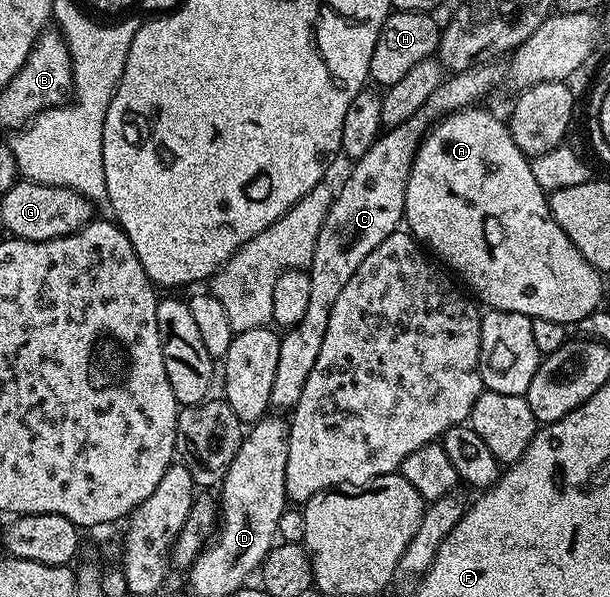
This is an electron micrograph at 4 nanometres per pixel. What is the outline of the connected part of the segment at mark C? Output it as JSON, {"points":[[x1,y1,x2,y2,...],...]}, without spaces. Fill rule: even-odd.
{"points":[[496,61,479,62,469,70,458,70,450,73,435,92,403,124,386,129,363,152,361,158,352,163,349,175,345,178,341,190,336,191,331,208,323,220,323,228,319,228,319,240,315,240,315,252,311,264,307,267,311,280,311,297,307,303,307,312,299,324,288,327,281,334,279,348,279,368,275,368,275,384,271,388,270,403,274,407,282,406,285,412,292,411,299,396,303,392,303,384,307,384,307,376,311,376,311,368,315,368,315,356,319,356,319,348,323,344,323,336,327,336,327,320,331,308,335,308,335,300,339,292,355,276,355,268,387,240,387,236,398,233,405,216,405,193,407,180,417,155,417,145,429,133,434,122,441,121,446,114,456,110,472,107,483,97,500,78,503,70,497,67]]}

